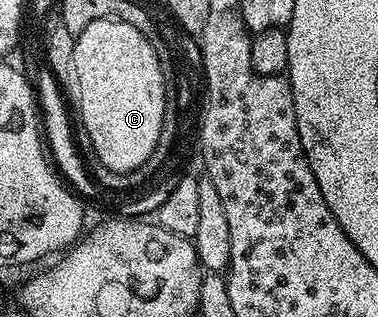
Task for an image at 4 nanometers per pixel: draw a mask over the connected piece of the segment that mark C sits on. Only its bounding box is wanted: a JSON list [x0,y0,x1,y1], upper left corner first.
[72,17,166,173]

